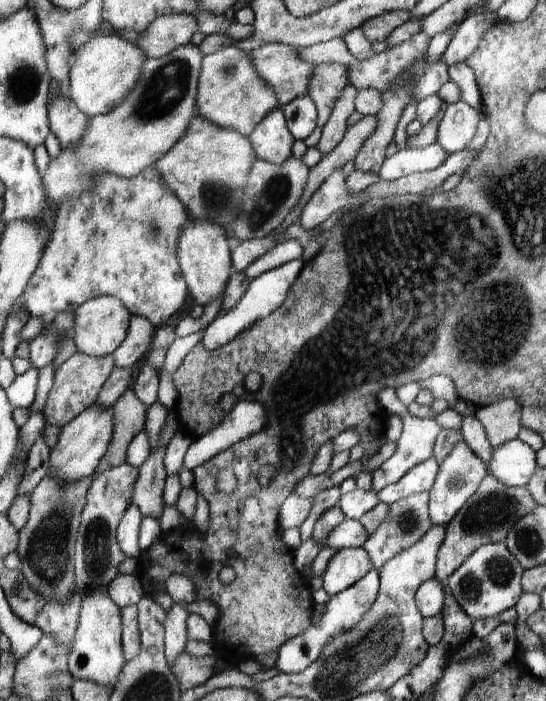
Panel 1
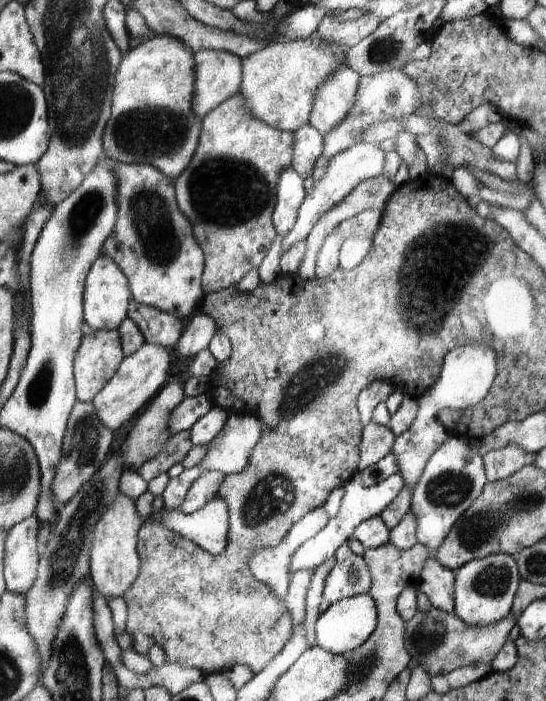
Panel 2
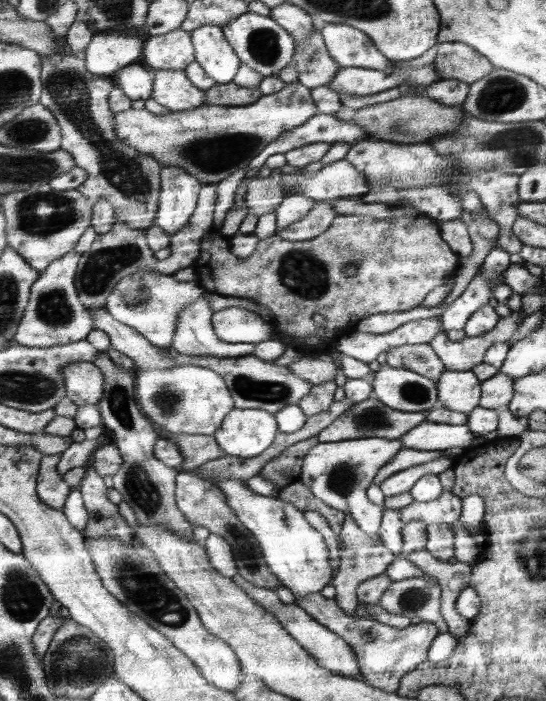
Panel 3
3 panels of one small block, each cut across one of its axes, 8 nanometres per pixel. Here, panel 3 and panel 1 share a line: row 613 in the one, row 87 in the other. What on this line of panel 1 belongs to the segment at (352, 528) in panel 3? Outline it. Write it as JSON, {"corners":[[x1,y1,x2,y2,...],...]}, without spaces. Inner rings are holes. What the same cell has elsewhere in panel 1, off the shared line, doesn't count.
{"corners":[[346,86,340,94,338,101,335,103,333,112,326,122,326,125,321,130,321,138,318,145,315,147,321,156,327,156,345,136,347,129,347,121,349,115,355,111,354,100,357,94,357,89,354,86]]}

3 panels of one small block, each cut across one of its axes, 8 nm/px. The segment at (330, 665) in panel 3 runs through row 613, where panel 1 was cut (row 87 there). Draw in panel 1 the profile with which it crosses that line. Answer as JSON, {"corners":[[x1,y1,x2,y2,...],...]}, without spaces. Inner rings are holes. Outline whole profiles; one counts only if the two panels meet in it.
{"corners":[[267,43,248,54,257,74,276,92,281,107,300,96,308,95,316,66,306,63,297,54,297,48,281,43]]}

